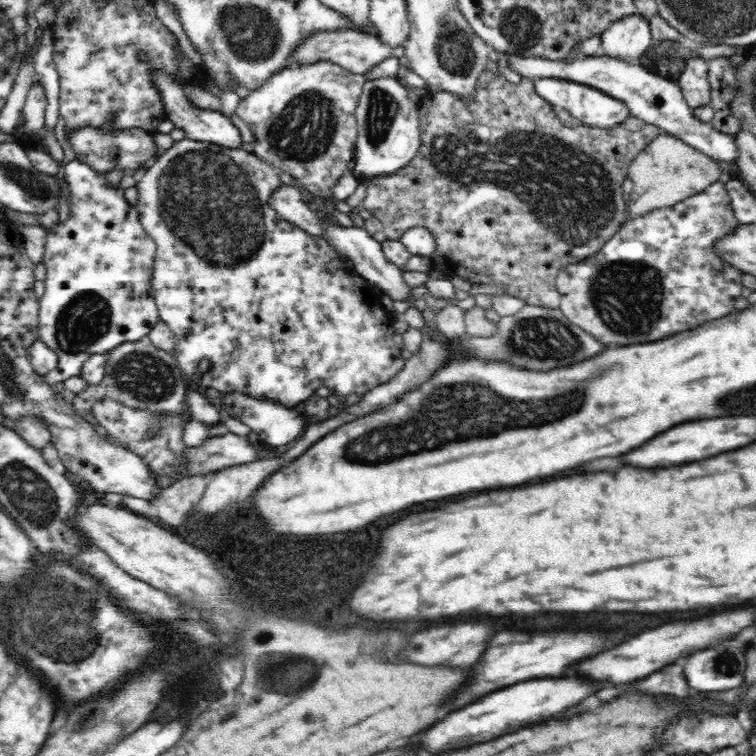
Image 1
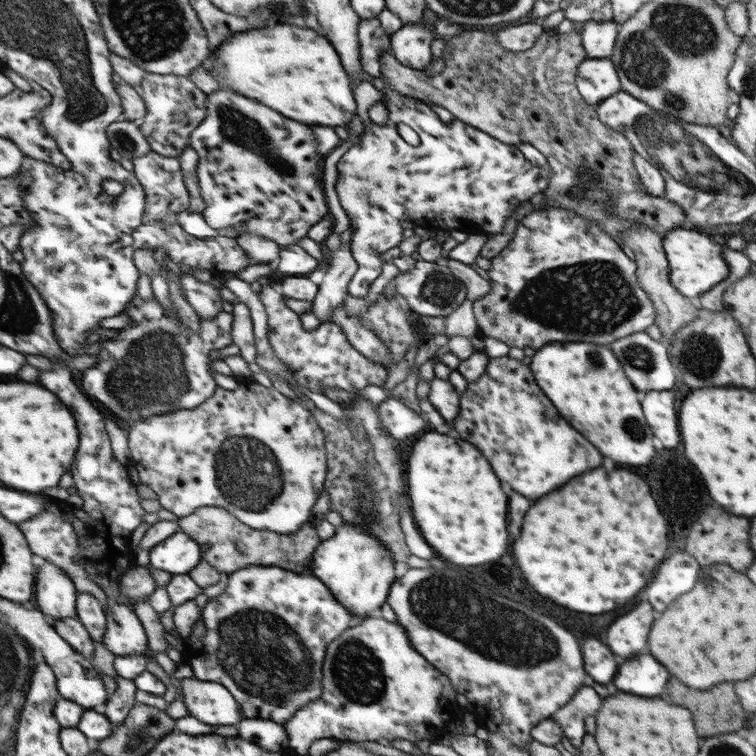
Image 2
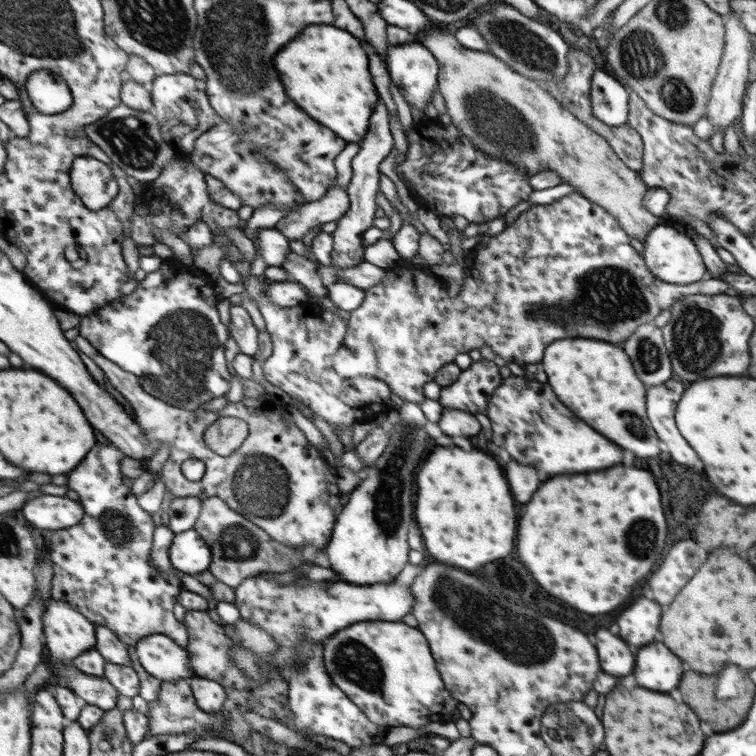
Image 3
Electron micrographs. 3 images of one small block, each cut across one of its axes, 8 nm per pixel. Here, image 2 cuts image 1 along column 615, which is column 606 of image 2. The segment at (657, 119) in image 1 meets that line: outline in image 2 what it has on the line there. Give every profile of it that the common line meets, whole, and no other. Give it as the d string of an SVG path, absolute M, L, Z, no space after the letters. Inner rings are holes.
M588 58L582 61L578 86L580 95L591 105L598 105L621 91L616 68L609 58Z

